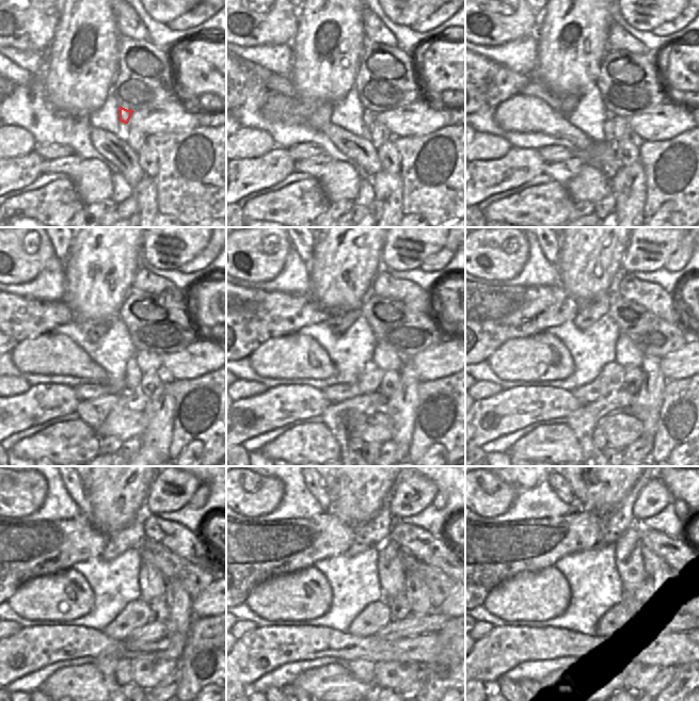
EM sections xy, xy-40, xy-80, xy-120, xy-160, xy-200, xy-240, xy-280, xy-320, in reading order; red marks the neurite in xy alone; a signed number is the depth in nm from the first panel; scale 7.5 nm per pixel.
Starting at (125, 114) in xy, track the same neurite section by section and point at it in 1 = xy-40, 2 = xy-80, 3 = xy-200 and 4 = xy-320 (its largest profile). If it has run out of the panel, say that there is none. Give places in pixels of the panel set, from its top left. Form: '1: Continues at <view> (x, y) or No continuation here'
1: Continues at xy-40 (368, 115)
2: Continues at xy-80 (608, 126)
3: Continues at xy-200 (610, 378)
4: Continues at xy-320 (618, 618).

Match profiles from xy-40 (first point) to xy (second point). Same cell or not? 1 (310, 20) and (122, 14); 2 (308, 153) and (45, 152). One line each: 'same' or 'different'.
1: different
2: same

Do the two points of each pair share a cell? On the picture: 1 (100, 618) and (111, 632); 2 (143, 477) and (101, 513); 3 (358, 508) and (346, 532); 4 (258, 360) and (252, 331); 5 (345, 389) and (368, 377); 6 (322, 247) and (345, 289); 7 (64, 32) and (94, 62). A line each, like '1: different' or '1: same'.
1: different
2: same
3: different
4: different
5: same
6: same
7: same

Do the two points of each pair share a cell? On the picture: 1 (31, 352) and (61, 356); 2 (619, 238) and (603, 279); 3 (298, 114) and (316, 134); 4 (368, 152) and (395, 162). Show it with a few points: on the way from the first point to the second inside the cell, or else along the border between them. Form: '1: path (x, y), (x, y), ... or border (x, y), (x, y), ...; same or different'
1: path (38, 354), (53, 354); same
2: path (609, 248), (603, 254), (603, 269); same
3: border (280, 120), (283, 122), (304, 123); different
4: border (377, 148), (377, 157), (382, 169); different

